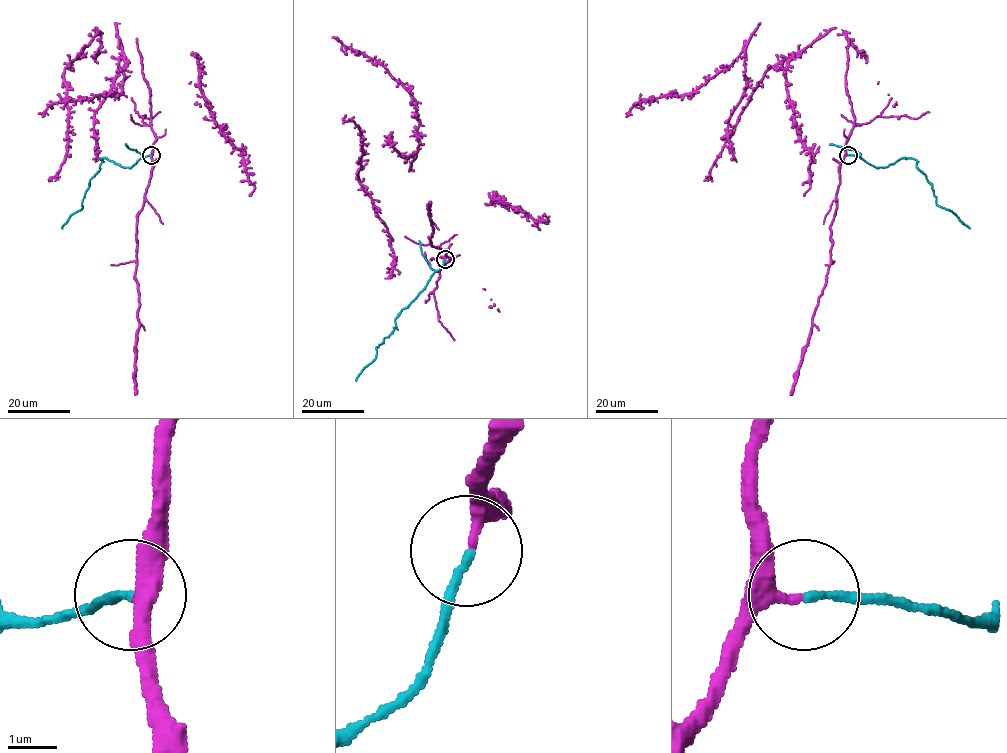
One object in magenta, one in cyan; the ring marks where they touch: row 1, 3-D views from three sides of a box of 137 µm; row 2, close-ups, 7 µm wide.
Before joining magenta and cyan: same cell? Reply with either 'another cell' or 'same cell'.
same cell

